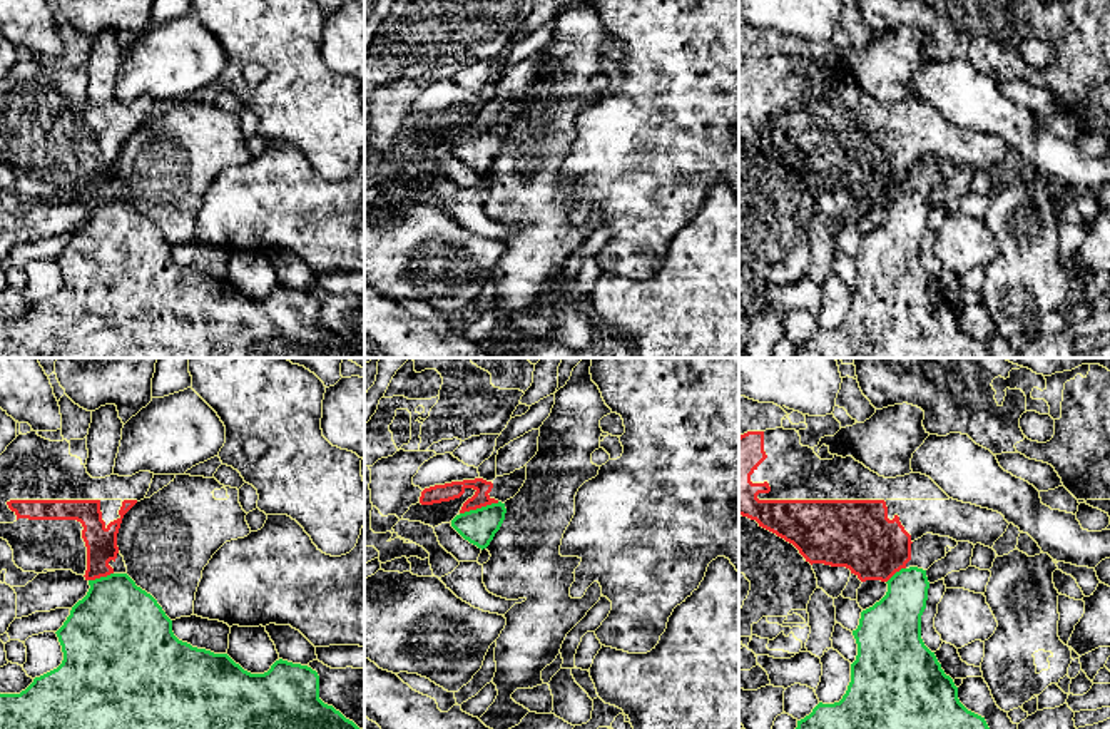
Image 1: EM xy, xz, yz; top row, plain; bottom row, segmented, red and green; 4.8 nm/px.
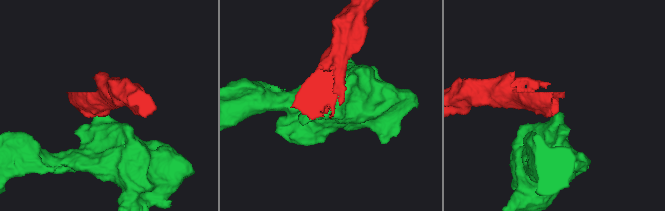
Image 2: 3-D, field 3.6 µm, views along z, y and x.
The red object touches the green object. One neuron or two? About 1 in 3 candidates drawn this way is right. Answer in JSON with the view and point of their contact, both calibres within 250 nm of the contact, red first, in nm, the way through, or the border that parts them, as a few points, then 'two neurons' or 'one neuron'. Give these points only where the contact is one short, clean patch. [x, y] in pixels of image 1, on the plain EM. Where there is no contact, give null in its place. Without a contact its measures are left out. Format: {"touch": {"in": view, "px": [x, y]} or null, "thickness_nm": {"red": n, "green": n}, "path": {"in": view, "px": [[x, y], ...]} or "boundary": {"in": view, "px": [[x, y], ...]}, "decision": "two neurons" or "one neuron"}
{"touch": {"in": "xz", "px": [478, 132]}, "thickness_nm": {"red": 90, "green": 170}, "boundary": {"in": "xz", "px": [[498, 127], [460, 139]]}, "decision": "two neurons"}

